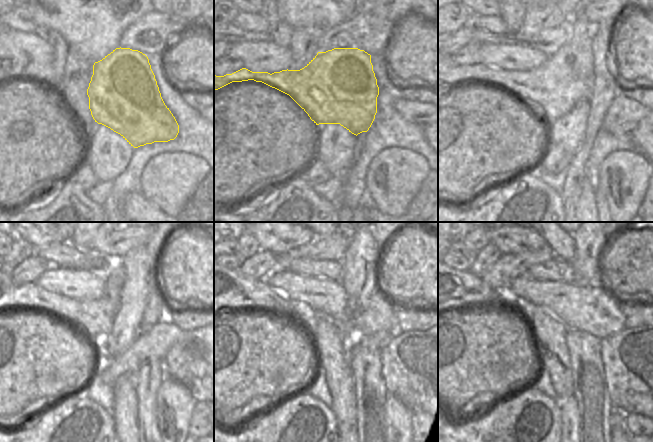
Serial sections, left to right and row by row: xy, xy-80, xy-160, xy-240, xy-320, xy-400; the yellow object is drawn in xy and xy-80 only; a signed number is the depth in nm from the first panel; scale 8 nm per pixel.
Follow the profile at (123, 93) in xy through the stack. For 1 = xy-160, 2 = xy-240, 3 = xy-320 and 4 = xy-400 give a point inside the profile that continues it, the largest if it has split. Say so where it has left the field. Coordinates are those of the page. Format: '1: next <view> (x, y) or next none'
1: next xy-160 (550, 91)
2: next xy-240 (95, 317)
3: next xy-320 (234, 291)
4: next xy-400 (458, 290)

